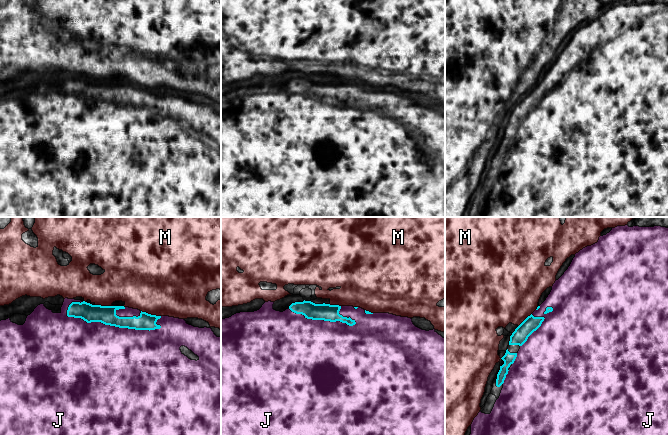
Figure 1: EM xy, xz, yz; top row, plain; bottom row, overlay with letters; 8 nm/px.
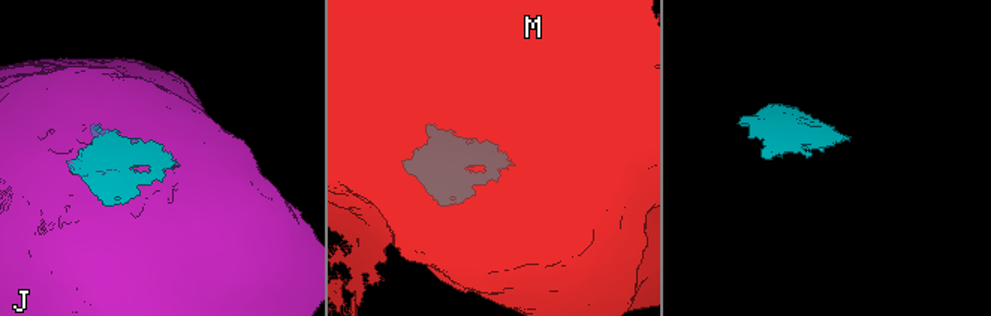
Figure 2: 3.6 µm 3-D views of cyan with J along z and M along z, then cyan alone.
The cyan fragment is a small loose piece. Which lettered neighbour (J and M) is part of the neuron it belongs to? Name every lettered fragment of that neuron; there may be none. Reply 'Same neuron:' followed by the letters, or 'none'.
Same neuron: J

